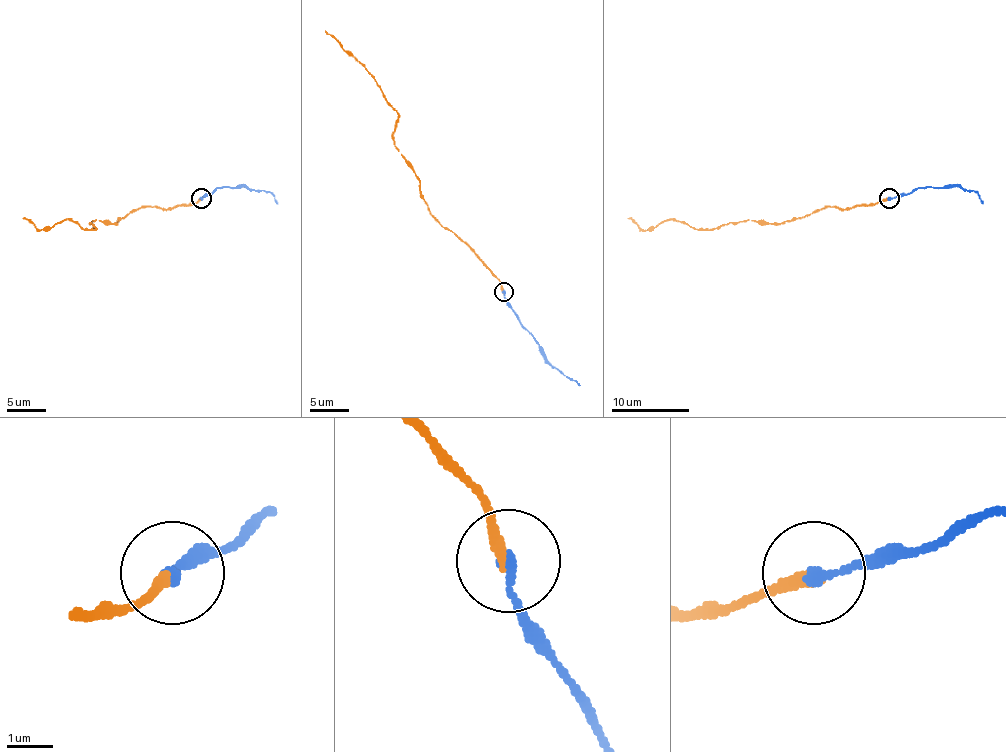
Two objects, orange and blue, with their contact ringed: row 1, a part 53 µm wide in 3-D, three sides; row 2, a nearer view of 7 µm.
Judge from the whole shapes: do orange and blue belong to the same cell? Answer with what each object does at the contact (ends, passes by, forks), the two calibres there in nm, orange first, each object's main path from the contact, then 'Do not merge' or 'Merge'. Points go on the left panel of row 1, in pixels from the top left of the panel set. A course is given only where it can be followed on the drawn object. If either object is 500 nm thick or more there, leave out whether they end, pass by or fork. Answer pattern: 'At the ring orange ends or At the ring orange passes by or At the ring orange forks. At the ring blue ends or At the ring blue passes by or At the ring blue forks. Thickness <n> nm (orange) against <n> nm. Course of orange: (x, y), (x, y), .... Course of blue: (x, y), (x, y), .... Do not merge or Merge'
At the ring orange ends. At the ring blue ends. Thickness 260 nm (orange) against 220 nm. Course of orange: (201, 197), (166, 209), (140, 207), (117, 223), (91, 221), (95, 228), (68, 219), (39, 230), (23, 219). Course of blue: (201, 197), (216, 188), (238, 186), (265, 189), (277, 203). Merge

